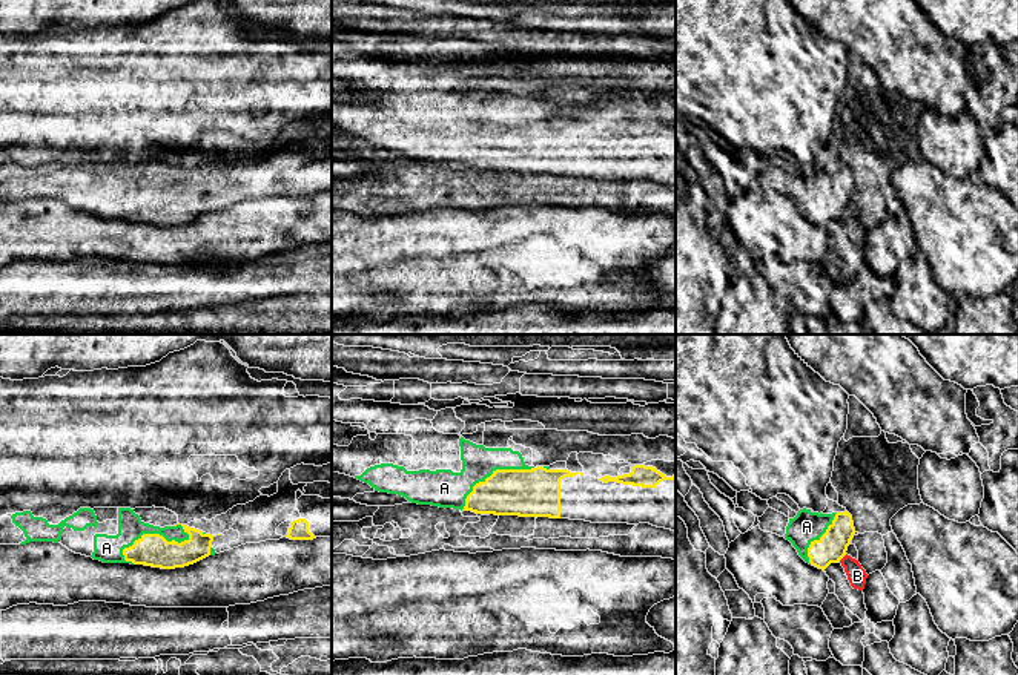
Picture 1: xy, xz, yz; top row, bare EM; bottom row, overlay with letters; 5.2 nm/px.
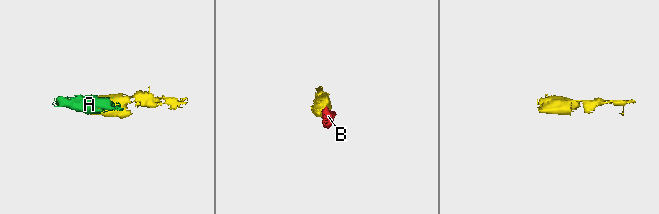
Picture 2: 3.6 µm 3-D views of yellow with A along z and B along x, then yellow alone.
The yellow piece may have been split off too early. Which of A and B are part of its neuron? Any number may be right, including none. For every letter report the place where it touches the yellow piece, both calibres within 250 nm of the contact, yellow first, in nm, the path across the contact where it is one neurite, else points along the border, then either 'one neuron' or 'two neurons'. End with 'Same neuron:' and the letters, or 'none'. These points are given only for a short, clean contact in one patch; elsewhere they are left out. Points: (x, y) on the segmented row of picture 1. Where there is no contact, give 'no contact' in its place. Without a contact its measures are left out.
A: xy (152, 534) | 180/140 nm | one neuron
B: yz (842, 557) | 160/100 nm | along yz (846, 554), (839, 560) | two neurons
Same neuron: A

